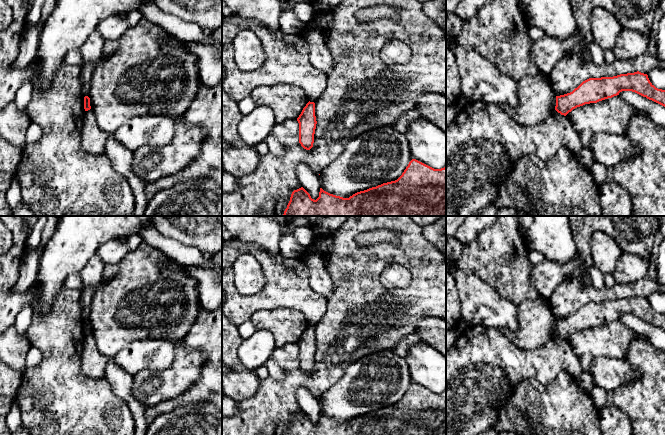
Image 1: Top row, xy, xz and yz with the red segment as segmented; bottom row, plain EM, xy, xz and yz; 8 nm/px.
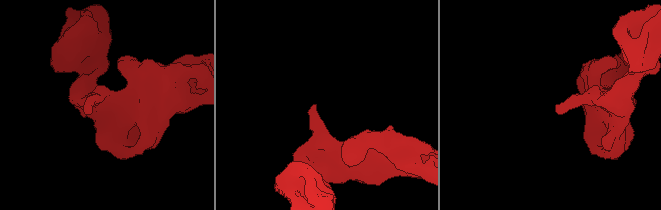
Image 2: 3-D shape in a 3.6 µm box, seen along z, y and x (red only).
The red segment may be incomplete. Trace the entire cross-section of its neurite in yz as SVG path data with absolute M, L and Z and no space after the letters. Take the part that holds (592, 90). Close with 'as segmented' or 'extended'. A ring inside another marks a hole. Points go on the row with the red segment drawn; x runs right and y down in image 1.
M637 71L613 77L589 78L572 92L556 96L555 110L566 116L577 107L612 98L622 91L635 92L665 107L665 90L656 88L647 74Z; as segmented

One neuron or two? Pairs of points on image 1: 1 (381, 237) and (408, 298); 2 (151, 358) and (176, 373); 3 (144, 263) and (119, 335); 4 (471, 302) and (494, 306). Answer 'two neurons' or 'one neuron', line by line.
1: two neurons
2: two neurons
3: one neuron
4: one neuron

